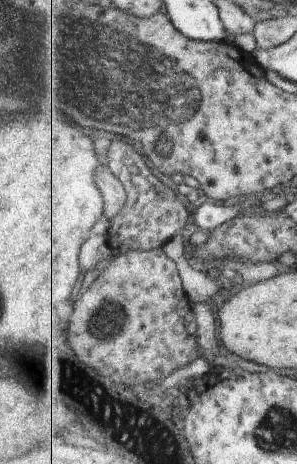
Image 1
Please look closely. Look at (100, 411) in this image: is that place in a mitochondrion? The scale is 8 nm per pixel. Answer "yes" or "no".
no

